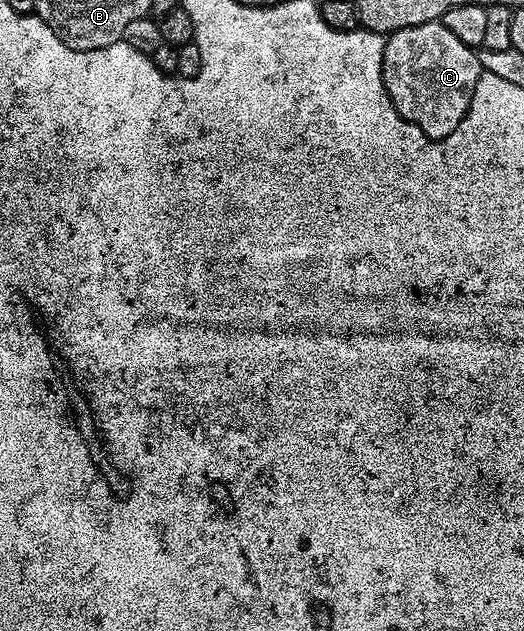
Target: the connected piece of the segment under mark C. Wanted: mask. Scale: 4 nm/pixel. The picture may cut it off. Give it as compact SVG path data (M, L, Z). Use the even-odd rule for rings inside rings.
M442 21L426 23L410 27L404 31L397 31L387 39L387 48L383 58L383 80L385 89L401 117L407 122L417 125L425 137L433 140L447 139L465 121L469 109L473 105L473 93L477 93L477 85L485 74L485 67L478 59L476 48L465 45L449 29L445 29Z

